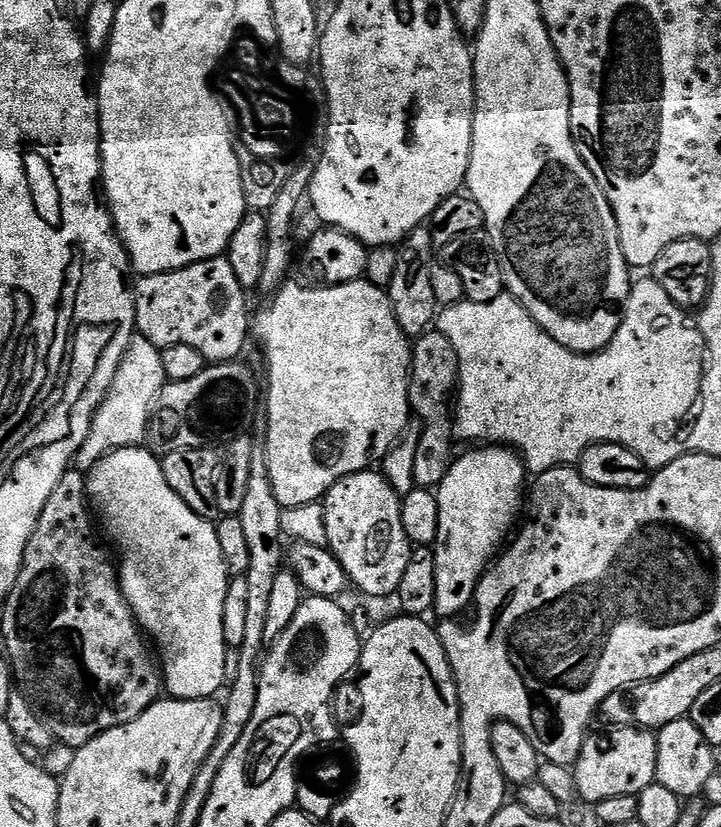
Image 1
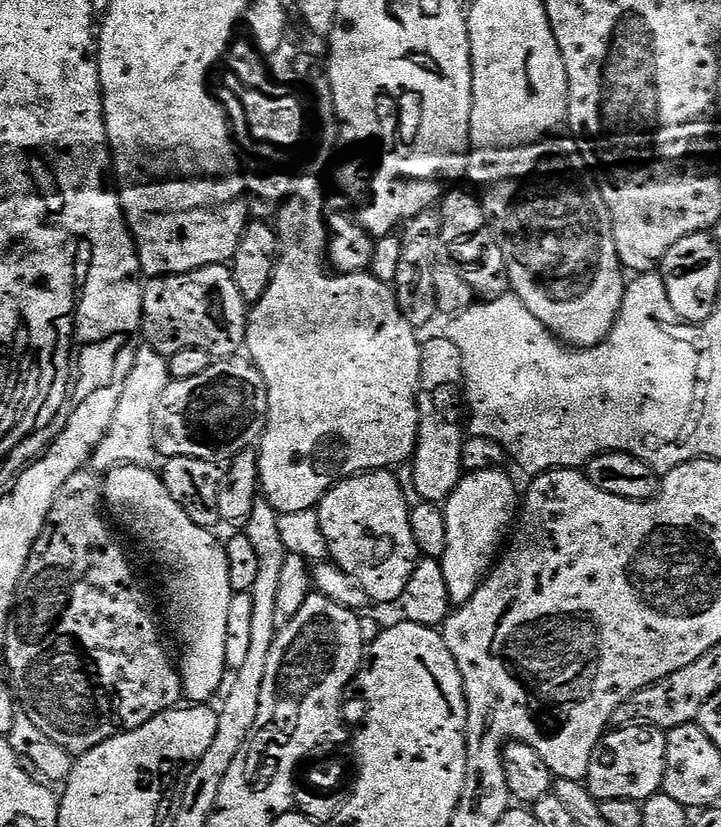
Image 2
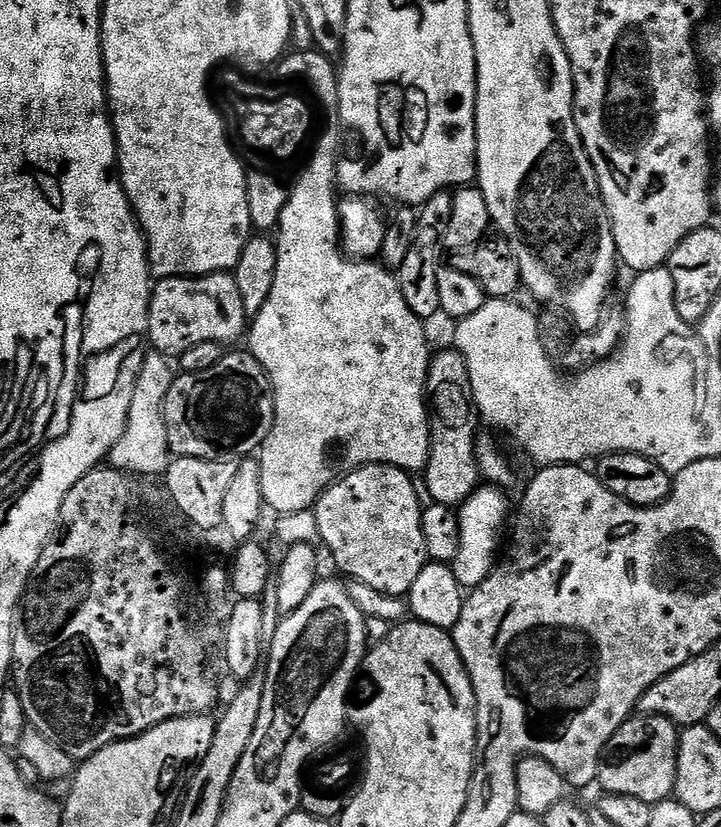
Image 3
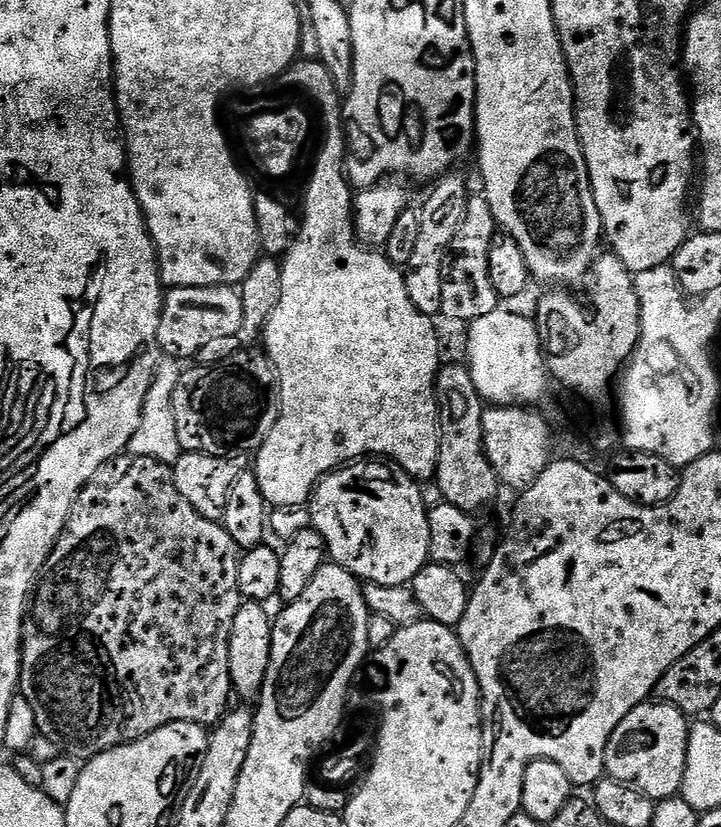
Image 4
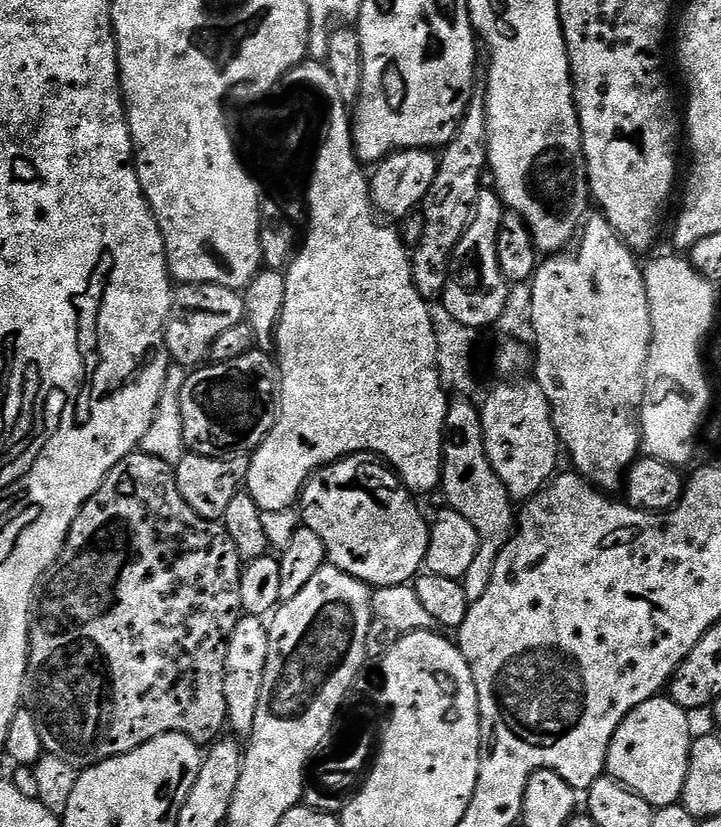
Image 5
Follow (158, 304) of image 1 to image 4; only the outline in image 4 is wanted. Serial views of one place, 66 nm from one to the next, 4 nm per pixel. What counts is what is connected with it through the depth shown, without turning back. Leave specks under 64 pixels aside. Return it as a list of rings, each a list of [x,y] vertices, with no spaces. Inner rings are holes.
[[[232,286],[218,288],[174,288],[164,297],[162,318],[158,322],[158,342],[165,357],[185,362],[199,357],[202,346],[214,338],[240,336],[244,326],[242,298]]]

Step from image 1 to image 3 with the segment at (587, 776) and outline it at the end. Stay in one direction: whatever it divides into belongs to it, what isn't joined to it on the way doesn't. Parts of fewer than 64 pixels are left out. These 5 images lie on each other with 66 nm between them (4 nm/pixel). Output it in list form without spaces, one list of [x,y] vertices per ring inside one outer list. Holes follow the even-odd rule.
[[[633,715],[613,734],[600,754],[599,787],[604,792],[642,798],[642,802],[651,805],[673,799],[679,741],[677,725],[665,716]]]

